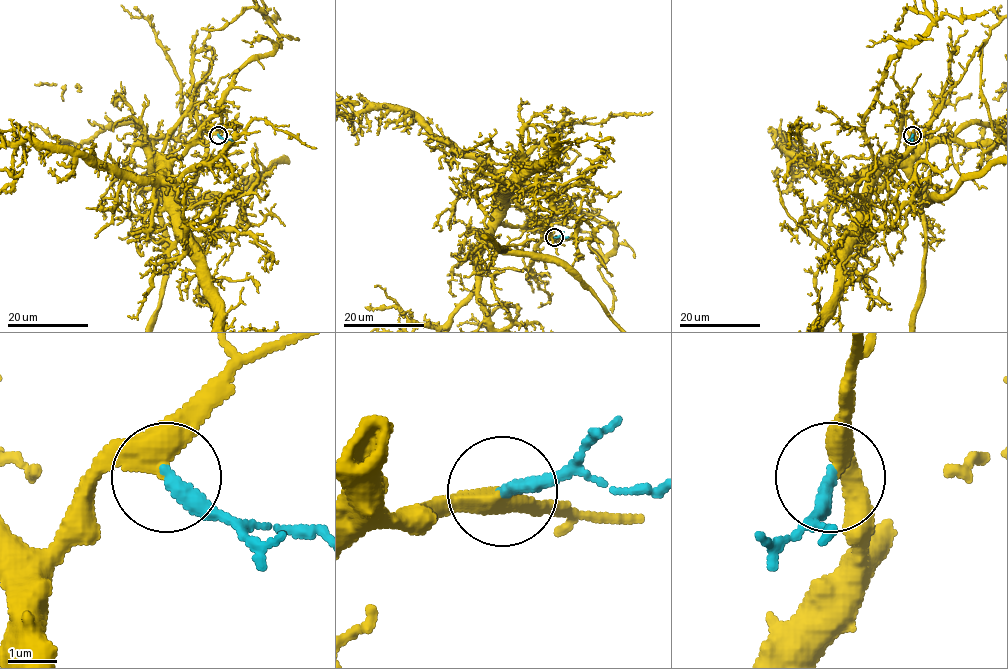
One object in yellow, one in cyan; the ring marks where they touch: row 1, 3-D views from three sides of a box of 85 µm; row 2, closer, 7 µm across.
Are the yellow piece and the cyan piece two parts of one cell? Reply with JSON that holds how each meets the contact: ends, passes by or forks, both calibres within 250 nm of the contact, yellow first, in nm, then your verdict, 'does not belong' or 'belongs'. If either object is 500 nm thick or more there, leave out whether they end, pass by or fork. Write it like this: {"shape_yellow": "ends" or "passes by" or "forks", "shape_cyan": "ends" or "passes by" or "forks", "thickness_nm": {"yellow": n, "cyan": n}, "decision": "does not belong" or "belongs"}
{"shape_yellow": "passes by", "shape_cyan": "ends", "thickness_nm": {"yellow": 360, "cyan": 320}, "decision": "belongs"}

